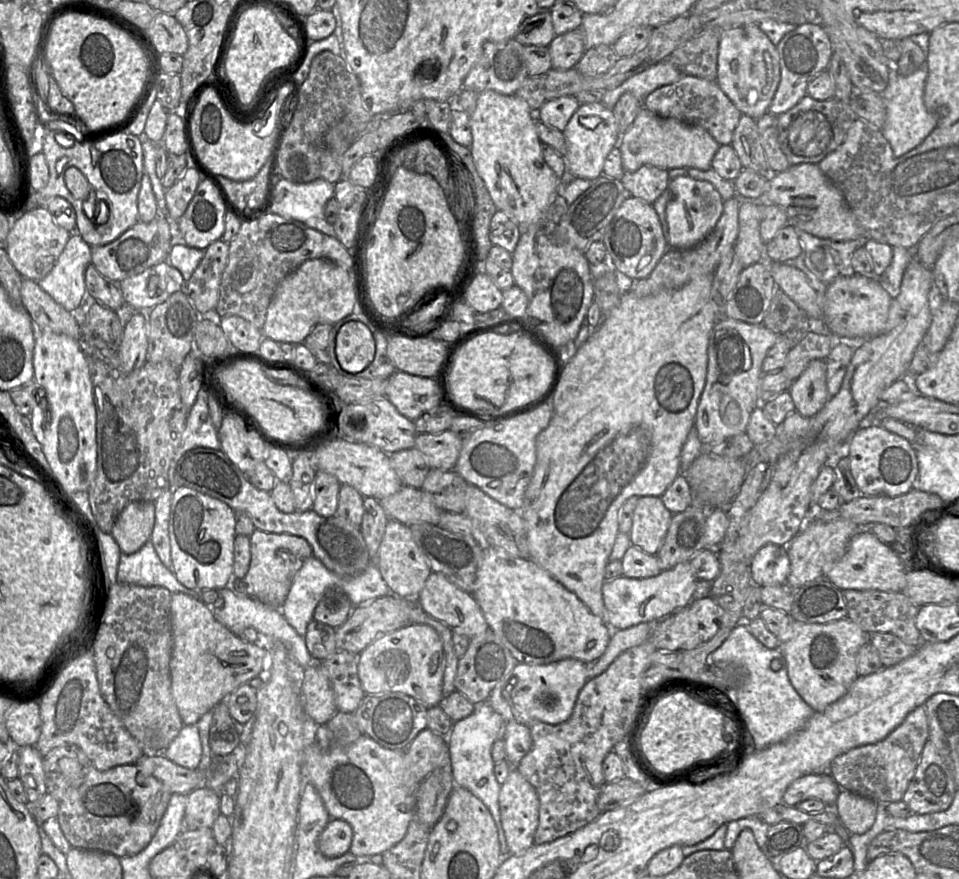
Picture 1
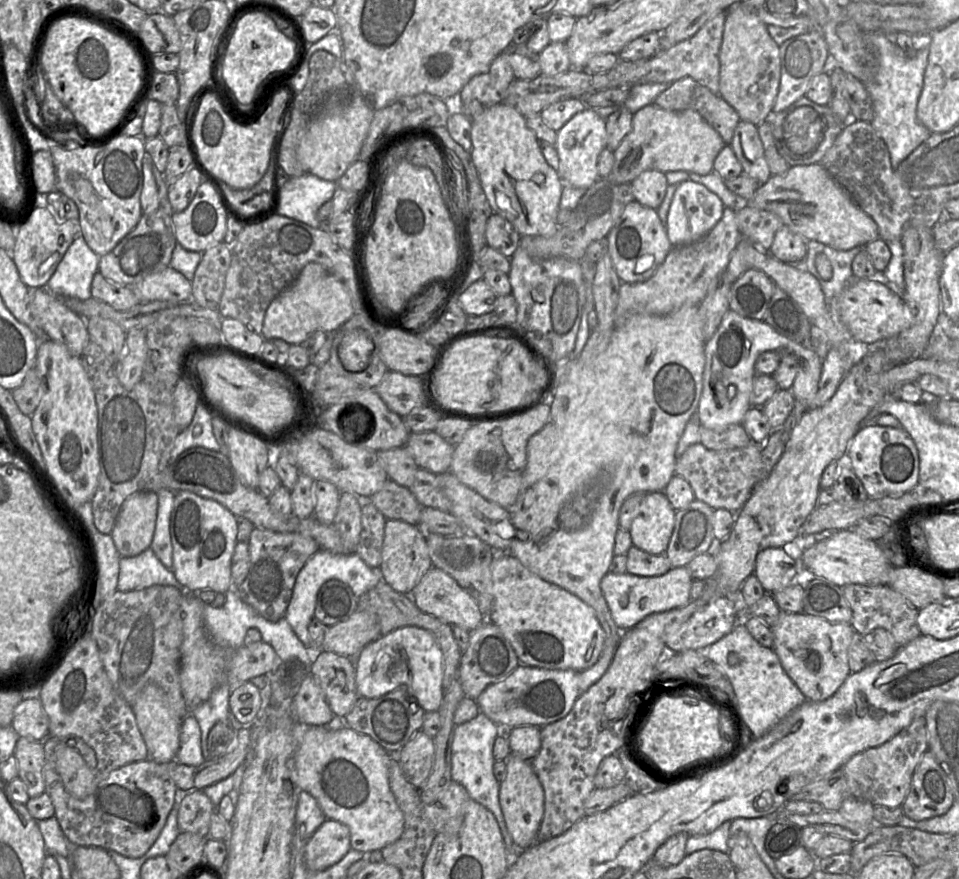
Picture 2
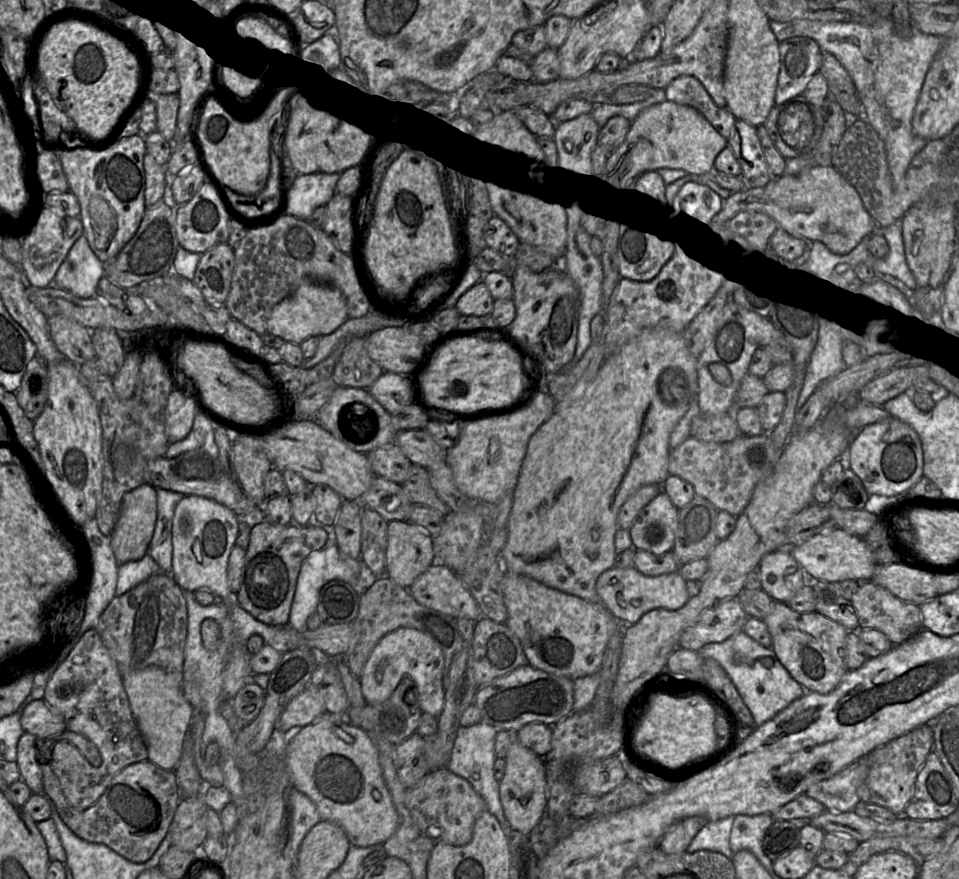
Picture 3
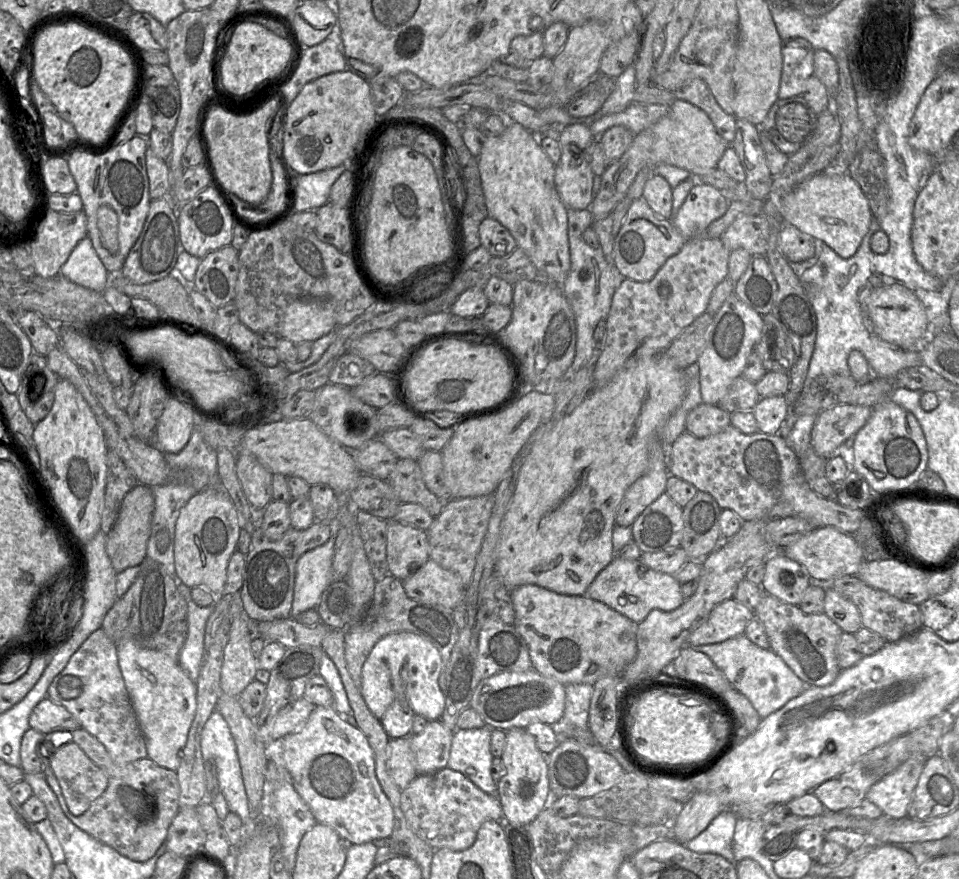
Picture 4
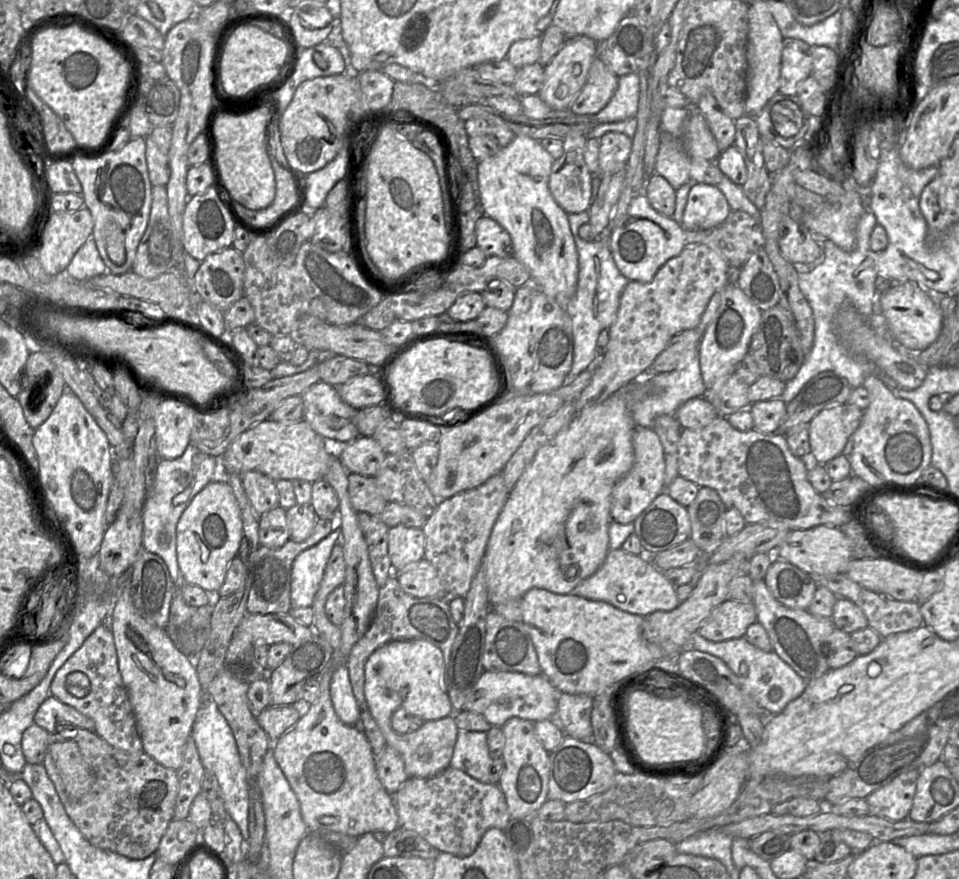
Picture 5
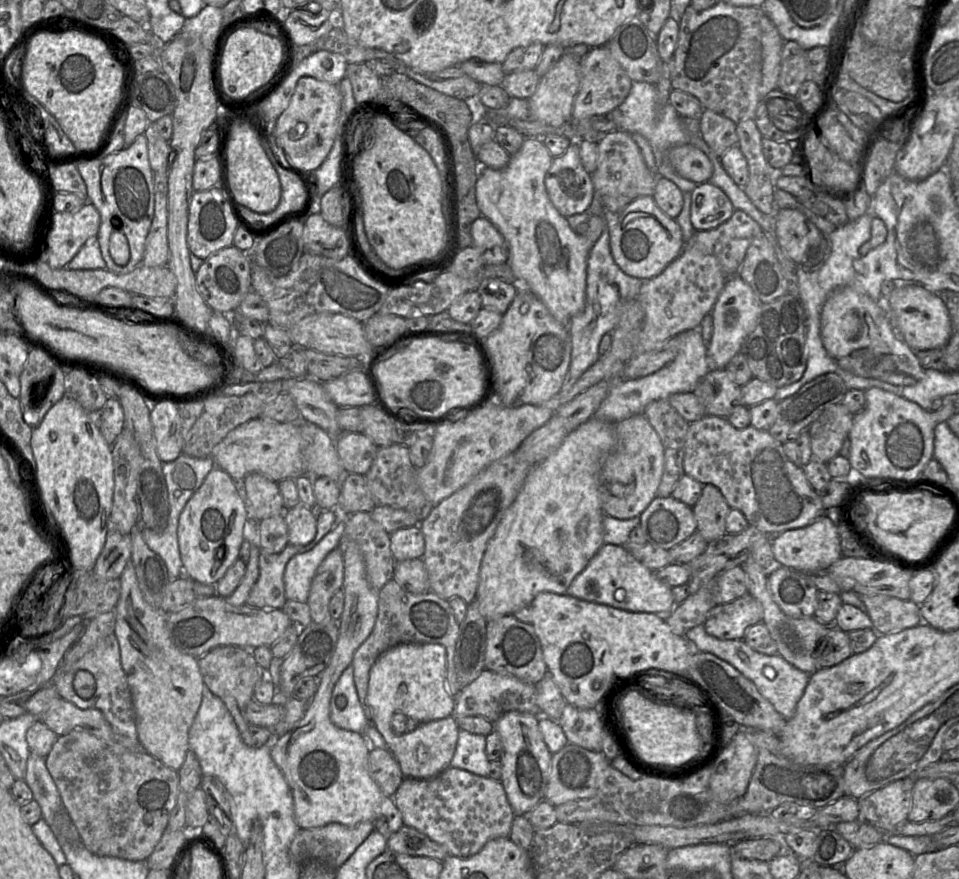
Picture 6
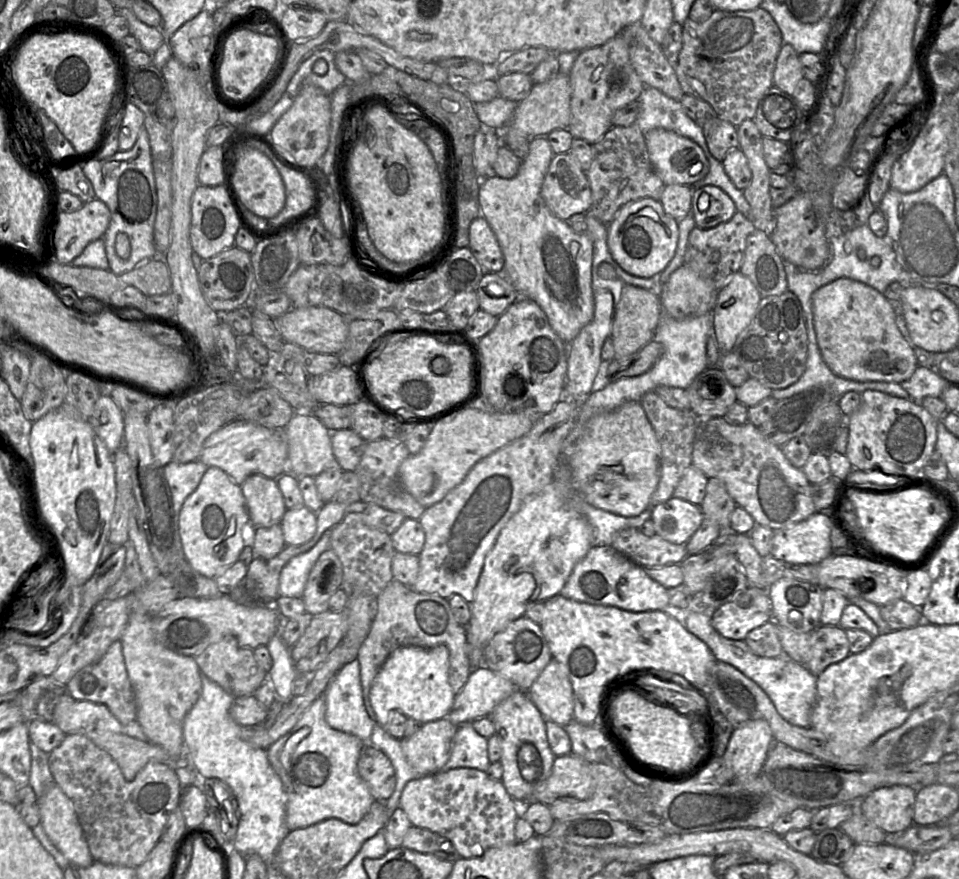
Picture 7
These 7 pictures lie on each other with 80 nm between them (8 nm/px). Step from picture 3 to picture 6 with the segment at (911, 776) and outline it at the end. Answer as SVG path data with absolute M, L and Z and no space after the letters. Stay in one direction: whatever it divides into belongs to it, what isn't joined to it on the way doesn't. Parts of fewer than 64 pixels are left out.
M905 777L859 798L860 819L884 833L894 832L908 820L914 783L912 777Z

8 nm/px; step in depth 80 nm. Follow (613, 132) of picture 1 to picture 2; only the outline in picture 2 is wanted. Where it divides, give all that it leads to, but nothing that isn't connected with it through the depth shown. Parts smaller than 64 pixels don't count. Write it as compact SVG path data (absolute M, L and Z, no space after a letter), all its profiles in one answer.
M587 107L557 131L555 147L560 161L557 173L565 185L588 189L598 179L598 156L606 147L606 120Z

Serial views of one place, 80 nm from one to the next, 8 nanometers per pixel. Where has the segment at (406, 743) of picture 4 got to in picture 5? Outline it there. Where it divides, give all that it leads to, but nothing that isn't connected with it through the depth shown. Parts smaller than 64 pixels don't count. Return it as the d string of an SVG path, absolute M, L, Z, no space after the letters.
M386 746L376 759L376 771L379 780L390 795L394 795L409 778L400 754L392 747Z

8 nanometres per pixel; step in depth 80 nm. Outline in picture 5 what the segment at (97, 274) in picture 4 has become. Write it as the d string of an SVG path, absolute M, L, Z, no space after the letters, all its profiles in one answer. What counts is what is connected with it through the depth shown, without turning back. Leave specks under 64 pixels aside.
M92 234L76 252L65 271L69 277L78 281L89 280L107 272Z

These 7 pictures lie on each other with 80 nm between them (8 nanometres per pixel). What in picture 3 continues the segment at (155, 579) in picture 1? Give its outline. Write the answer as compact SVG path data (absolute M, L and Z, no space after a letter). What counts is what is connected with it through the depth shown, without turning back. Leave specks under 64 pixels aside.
M148 553L139 560L119 565L116 596L126 593L154 574L165 572Z

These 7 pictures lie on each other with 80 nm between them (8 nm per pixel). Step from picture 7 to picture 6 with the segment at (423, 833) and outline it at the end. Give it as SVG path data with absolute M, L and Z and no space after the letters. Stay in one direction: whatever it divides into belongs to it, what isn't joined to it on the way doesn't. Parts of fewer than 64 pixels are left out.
M402 826L387 838L387 849L409 856L424 856L443 861L450 855L448 849L415 828Z

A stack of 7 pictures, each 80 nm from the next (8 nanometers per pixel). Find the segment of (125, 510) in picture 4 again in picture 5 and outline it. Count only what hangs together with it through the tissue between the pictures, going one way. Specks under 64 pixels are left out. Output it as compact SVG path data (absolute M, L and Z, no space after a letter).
M117 511L115 520L105 529L99 549L102 570L118 577L131 568L142 547L142 514L124 515Z

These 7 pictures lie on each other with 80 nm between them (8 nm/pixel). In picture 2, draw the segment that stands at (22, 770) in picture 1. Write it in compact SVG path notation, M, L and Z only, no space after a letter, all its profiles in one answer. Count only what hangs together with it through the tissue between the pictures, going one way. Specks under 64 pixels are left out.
M20 737L16 743L14 756L17 759L19 778L25 784L29 797L35 798L43 794L45 792L43 741Z

